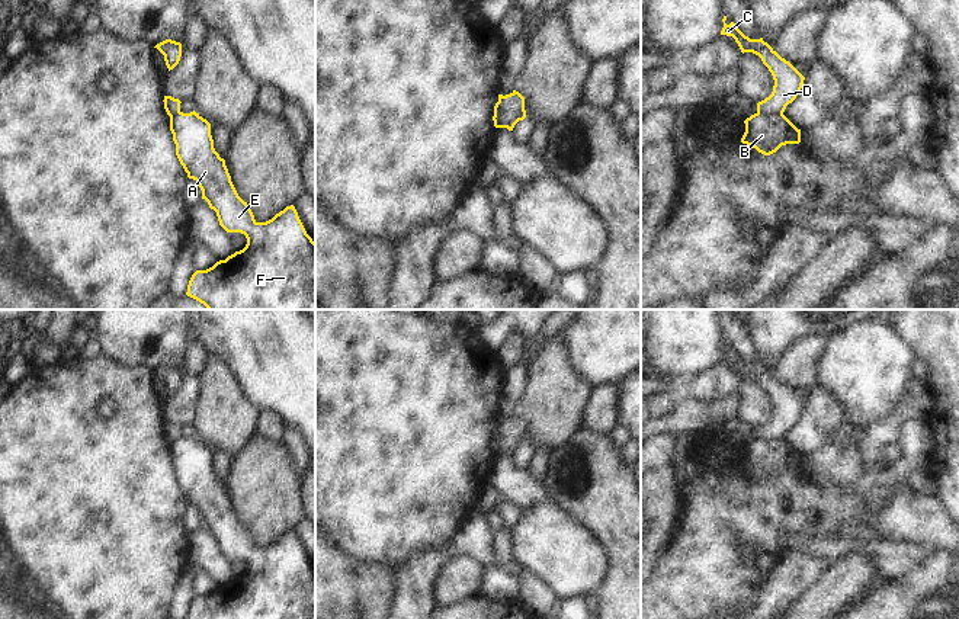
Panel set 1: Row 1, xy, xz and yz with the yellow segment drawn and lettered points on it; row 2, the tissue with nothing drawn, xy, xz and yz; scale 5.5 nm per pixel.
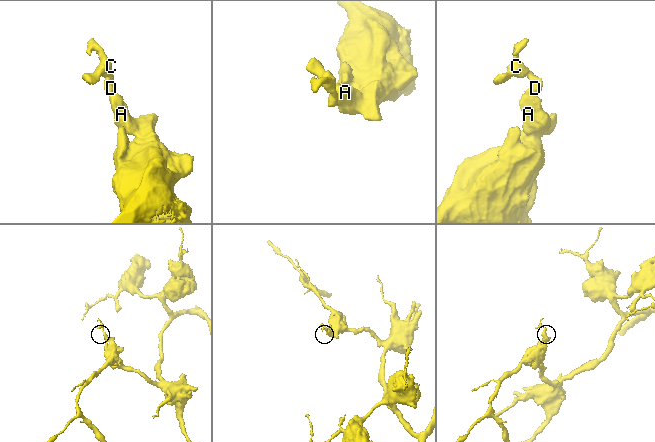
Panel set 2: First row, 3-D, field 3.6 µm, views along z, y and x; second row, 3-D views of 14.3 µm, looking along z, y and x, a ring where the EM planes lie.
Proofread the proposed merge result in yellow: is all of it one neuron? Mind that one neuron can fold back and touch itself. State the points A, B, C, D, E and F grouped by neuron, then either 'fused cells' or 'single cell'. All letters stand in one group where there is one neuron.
groups A B E F / C D; fused cells

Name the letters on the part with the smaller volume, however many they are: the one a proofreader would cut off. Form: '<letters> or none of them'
C, D

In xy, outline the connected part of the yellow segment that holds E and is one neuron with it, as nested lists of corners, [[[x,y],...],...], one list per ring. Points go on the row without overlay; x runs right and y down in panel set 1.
[[[195,436],[179,437],[170,443],[170,456],[176,469],[176,481],[201,516],[211,535],[217,538],[219,551],[227,558],[241,558],[247,564],[243,575],[206,596],[196,596],[186,619],[315,619],[315,568],[307,559],[294,530],[286,532],[266,548],[257,548],[228,498],[225,485],[214,474],[211,449]]]

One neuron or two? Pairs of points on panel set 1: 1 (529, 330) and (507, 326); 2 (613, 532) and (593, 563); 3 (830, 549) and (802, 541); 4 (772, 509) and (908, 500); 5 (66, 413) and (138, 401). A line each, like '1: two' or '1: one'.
1: one
2: two
3: one
4: one
5: one

